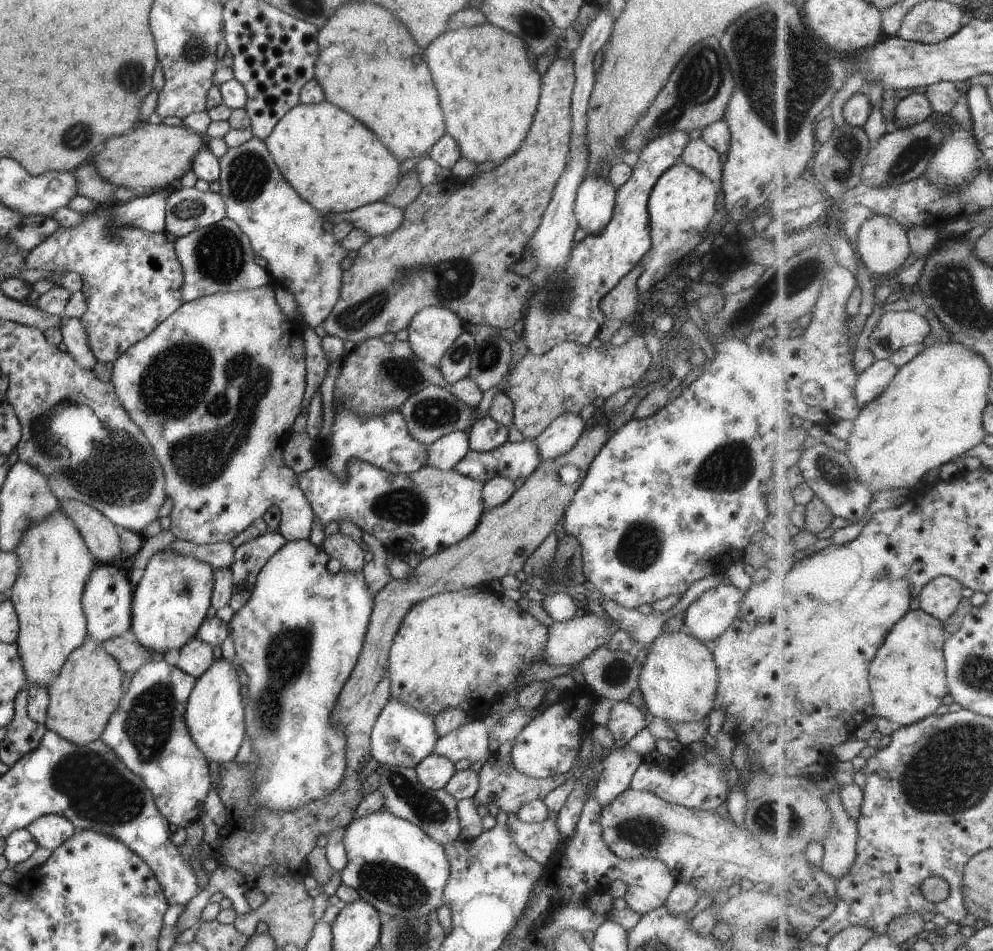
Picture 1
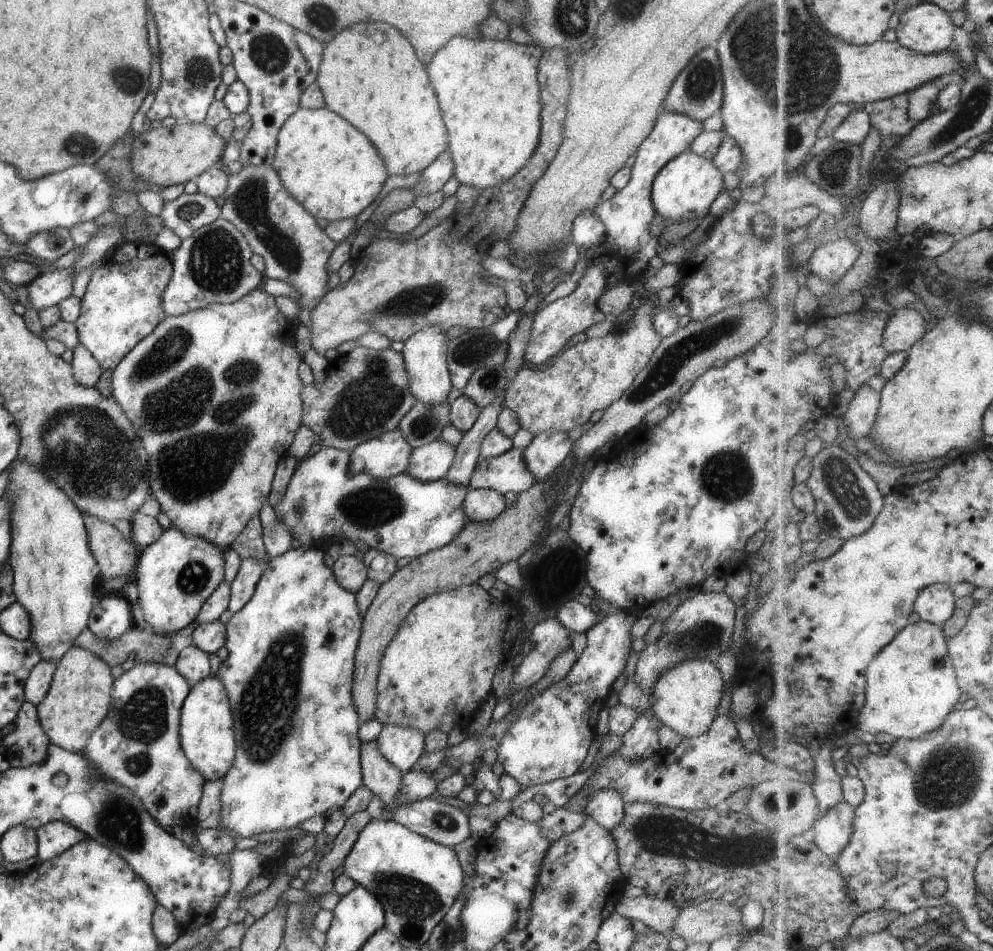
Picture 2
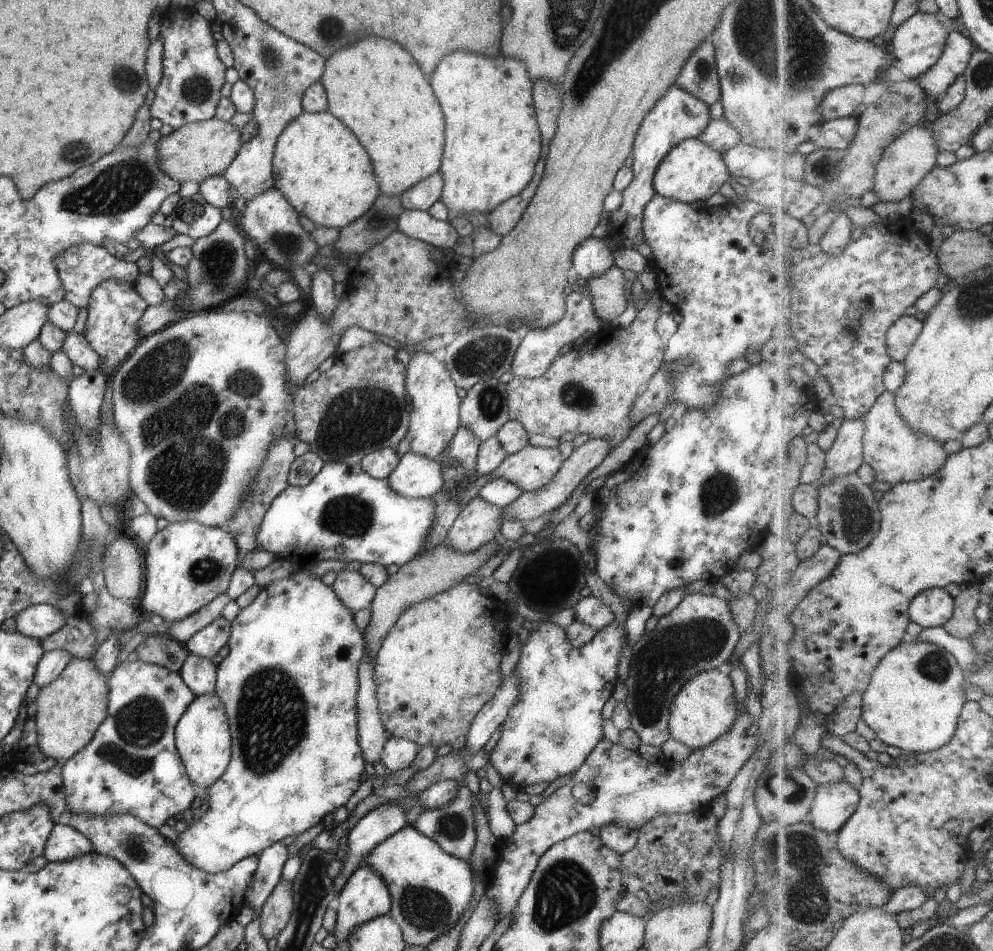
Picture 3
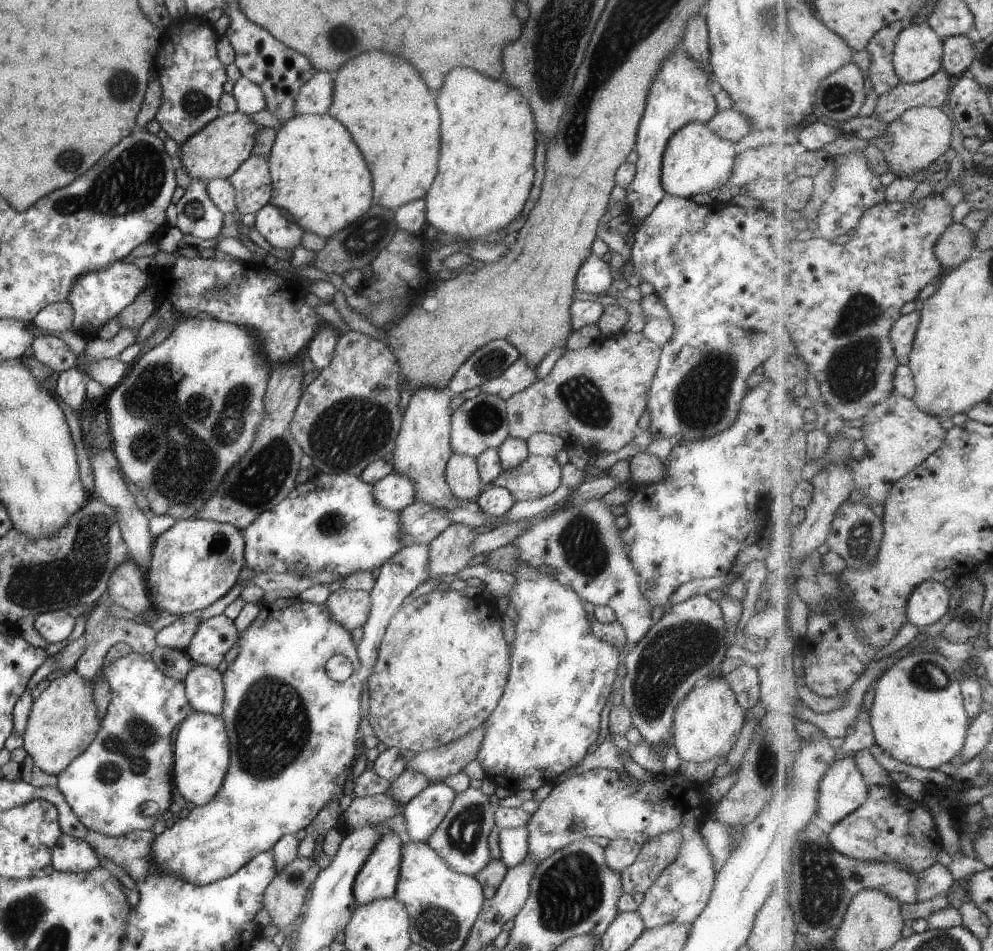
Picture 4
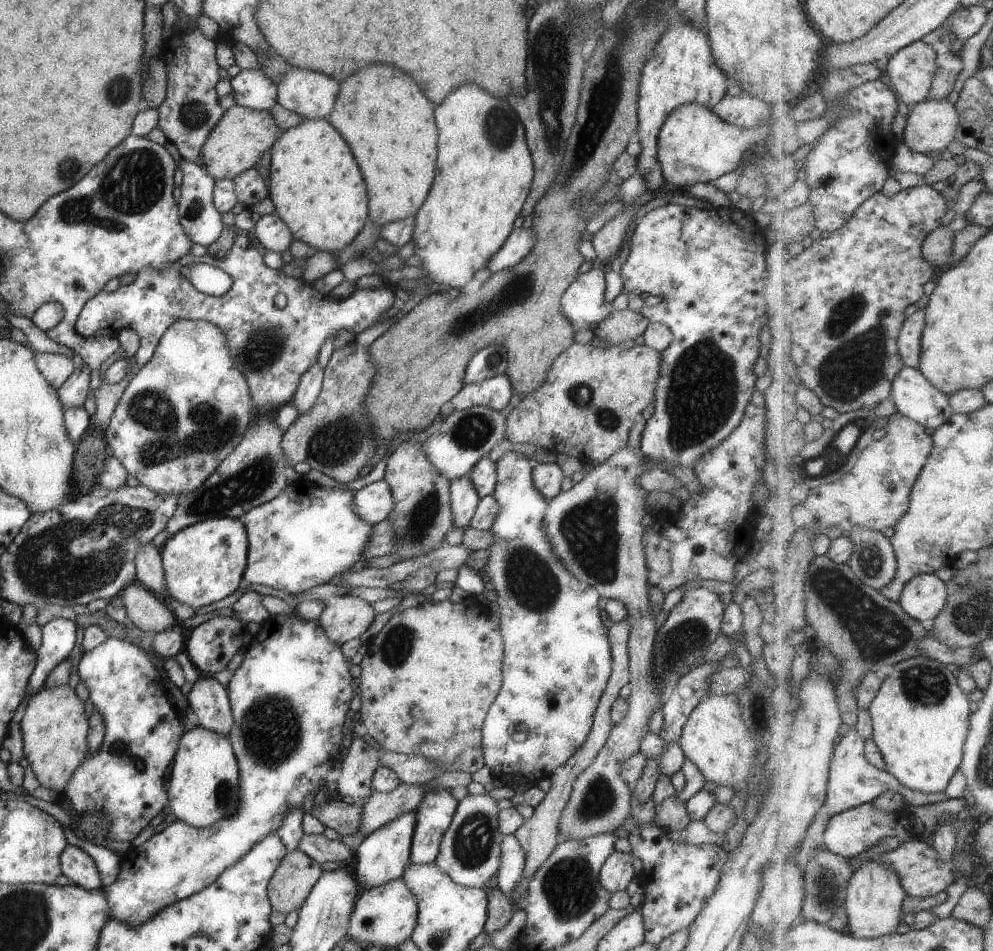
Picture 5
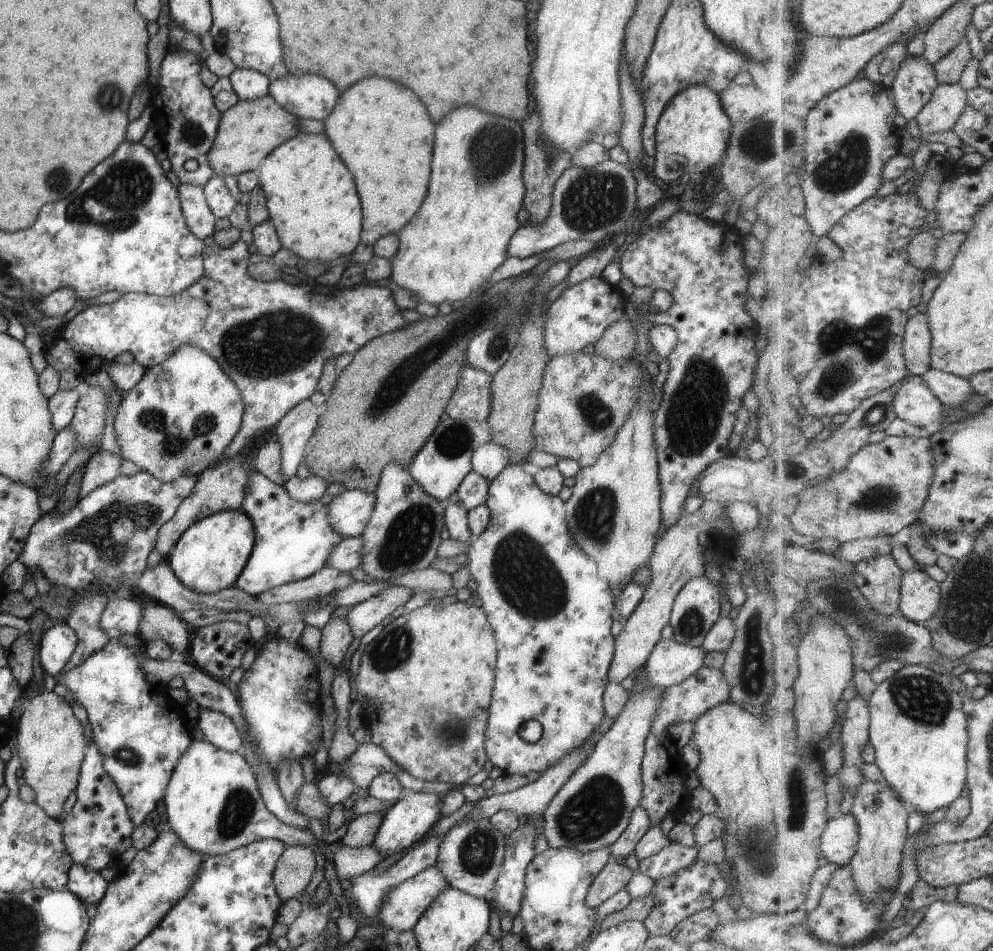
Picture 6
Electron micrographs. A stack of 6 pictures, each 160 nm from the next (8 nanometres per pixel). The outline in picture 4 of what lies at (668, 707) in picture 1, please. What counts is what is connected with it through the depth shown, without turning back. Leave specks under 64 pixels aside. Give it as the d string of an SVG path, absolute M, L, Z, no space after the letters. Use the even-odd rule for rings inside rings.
M718 676L704 680L691 688L674 710L672 745L681 761L703 762L727 756L745 722L746 712L737 704L736 696L724 678Z

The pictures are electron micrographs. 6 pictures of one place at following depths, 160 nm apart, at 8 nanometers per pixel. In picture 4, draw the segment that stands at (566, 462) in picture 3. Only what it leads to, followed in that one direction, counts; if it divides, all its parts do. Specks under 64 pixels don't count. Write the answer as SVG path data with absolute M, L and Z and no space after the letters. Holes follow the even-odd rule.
M422 386L416 388L402 413L400 431L390 459L392 470L405 475L414 484L414 501L431 504L448 510L450 523L469 525L470 527L491 526L502 521L502 517L487 516L475 502L463 503L453 498L444 477L444 468L452 453L449 444L450 414L449 399L452 396L445 388Z

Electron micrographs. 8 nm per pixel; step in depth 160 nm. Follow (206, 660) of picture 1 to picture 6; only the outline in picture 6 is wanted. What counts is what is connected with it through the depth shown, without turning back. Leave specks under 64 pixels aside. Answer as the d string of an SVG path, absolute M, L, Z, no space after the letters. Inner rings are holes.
M200 710L196 720L205 742L209 742L217 750L237 753L240 748L240 736L235 724L227 716L223 716L221 712Z

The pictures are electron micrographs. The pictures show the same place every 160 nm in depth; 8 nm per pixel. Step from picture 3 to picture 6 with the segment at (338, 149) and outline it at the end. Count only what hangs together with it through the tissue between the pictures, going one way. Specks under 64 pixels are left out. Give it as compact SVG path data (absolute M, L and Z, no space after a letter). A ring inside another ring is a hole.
M298 132L278 144L260 162L258 182L266 200L268 218L274 224L281 247L291 251L305 262L330 262L332 265L349 260L349 254L359 242L361 228L361 206L351 180L349 170L333 152L325 133L309 134Z

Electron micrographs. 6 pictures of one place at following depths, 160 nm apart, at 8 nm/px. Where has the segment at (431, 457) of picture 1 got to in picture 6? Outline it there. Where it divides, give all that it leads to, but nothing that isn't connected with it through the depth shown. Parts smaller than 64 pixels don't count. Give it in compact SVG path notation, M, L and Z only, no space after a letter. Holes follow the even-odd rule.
M349 489L333 497L326 506L329 526L341 538L358 536L371 516L373 498L374 494L357 489Z

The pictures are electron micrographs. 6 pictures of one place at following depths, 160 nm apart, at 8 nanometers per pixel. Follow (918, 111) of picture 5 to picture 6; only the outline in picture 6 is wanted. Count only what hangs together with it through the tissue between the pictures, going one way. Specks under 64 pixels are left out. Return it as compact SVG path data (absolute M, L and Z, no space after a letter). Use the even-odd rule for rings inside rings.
M941 84L934 90L933 99L916 119L916 123L923 135L954 131L968 108L967 91L959 84Z

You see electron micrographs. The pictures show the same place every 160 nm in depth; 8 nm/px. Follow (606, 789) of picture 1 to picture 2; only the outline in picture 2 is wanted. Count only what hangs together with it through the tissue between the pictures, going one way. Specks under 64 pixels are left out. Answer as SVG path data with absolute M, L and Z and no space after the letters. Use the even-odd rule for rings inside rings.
M601 789L591 800L588 800L583 813L610 832L624 817L624 802L615 789Z

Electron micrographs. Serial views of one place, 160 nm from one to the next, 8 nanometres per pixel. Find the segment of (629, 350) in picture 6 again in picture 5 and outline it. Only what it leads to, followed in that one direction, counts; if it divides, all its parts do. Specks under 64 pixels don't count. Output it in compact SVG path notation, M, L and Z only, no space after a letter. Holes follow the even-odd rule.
M627 308L611 311L601 323L593 328L593 336L603 342L618 345L624 340L633 340L642 334L650 322L639 312Z

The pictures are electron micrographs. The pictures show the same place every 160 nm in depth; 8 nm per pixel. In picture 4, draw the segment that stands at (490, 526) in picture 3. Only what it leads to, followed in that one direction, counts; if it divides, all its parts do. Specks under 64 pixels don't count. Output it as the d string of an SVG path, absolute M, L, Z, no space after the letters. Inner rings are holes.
M449 523L431 542L428 542L428 576L453 574L468 564L468 560L475 555L472 549L473 539L477 536L474 527L459 523Z

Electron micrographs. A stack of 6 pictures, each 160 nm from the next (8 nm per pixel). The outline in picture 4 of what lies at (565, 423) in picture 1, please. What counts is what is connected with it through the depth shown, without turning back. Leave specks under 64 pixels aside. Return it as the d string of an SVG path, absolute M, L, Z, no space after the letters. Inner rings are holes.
M528 454L516 467L500 471L496 479L482 484L483 490L503 487L515 501L545 496L559 486L560 464L555 457ZM413 501L411 504L404 506L399 511L399 514L400 543L402 547L413 543L428 544L428 542L431 542L442 530L445 530L450 523L447 509L437 508L431 504L428 505L427 503L420 503L419 501Z

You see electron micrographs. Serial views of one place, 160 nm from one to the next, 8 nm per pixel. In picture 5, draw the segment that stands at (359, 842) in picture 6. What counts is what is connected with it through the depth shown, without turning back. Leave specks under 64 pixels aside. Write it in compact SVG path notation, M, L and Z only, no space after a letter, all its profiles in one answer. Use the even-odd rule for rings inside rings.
M397 783L392 791L373 791L362 801L362 815L356 832L361 835L373 832L382 824L413 811L422 799L423 788L420 785Z

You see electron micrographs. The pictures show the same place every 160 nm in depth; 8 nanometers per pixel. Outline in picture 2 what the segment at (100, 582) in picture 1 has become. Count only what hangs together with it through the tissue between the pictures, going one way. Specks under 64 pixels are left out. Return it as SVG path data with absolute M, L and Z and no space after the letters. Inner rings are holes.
M99 593L97 602L91 607L86 627L102 641L110 641L129 630L134 624L130 614L128 601L117 594Z

